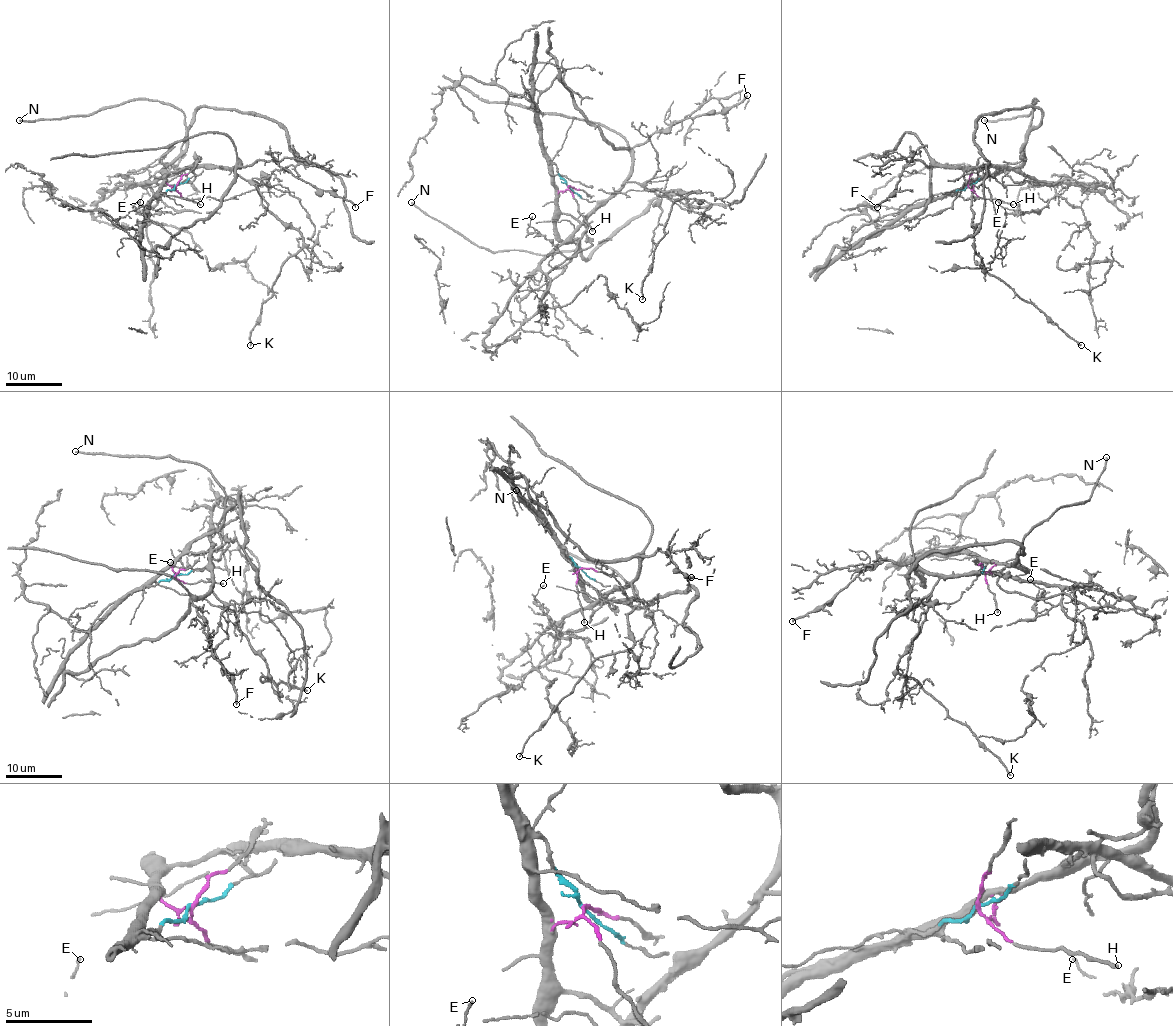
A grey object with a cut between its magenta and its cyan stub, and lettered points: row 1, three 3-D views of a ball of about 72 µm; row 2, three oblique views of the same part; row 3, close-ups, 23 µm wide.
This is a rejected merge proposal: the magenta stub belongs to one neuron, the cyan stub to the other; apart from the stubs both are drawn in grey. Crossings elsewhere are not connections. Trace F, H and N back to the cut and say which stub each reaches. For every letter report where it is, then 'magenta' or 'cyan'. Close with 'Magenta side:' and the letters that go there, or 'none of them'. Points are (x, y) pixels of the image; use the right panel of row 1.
F: (877, 207) | cyan
H: (1013, 204) | magenta
N: (984, 120) | magenta
Magenta side: H, N

